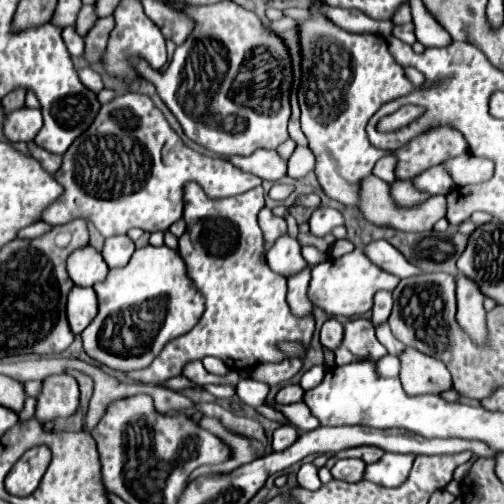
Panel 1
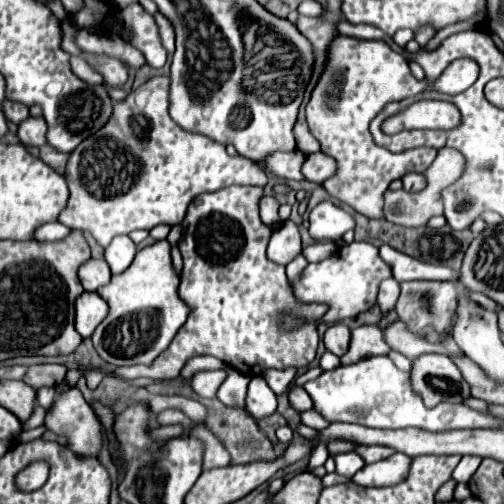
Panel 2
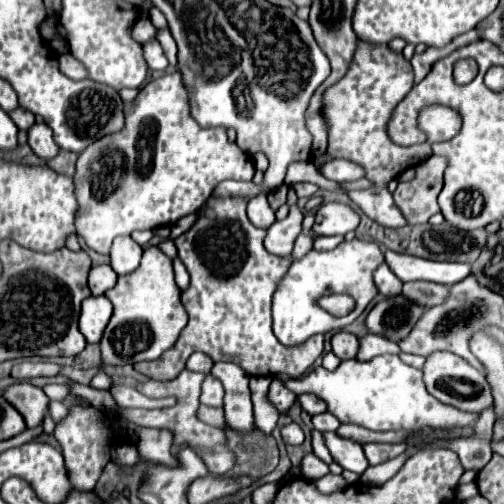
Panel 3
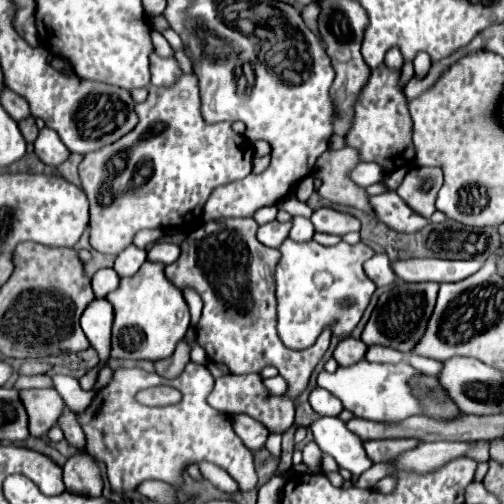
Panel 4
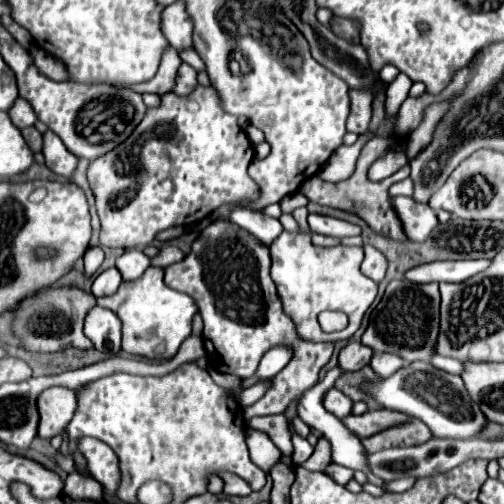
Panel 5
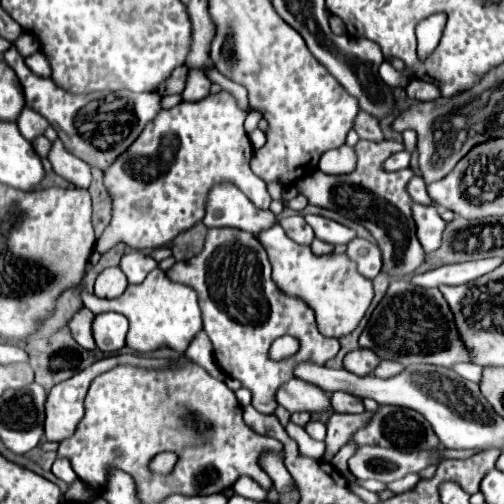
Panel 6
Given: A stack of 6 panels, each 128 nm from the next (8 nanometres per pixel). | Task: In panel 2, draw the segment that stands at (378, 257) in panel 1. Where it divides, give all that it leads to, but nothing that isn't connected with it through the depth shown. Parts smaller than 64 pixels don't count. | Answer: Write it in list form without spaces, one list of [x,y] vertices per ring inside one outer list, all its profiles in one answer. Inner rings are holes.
[[[388,244],[380,246],[380,256],[392,268],[392,276],[398,282],[406,282],[406,280],[440,280],[442,282],[442,280],[458,280],[460,278],[458,270],[416,260],[412,256],[406,256],[406,254],[390,248]]]

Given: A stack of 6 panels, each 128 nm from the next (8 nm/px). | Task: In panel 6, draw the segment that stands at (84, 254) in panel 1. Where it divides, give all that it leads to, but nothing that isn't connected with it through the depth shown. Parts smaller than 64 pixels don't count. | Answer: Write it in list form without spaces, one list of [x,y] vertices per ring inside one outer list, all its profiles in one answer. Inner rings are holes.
[[[106,268],[94,286],[94,294],[98,298],[118,298],[128,288],[128,280],[120,268]]]

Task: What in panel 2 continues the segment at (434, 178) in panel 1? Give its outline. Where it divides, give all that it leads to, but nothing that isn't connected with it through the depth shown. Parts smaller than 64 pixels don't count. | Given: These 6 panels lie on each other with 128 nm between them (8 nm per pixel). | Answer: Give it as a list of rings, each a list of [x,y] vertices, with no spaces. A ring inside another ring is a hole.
[[[408,172],[404,178],[404,190],[410,190],[410,192],[416,192],[416,190],[422,190],[424,188],[424,176],[418,174],[418,172]]]

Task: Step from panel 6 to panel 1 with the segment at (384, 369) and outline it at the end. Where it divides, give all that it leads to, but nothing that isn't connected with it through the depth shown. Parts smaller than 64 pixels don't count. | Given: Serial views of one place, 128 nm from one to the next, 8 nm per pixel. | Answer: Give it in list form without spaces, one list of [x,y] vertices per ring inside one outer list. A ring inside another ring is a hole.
[[[358,318],[344,326],[344,340],[334,354],[336,354],[336,366],[342,366],[356,360],[380,360],[388,352],[376,340],[374,324],[370,320]]]

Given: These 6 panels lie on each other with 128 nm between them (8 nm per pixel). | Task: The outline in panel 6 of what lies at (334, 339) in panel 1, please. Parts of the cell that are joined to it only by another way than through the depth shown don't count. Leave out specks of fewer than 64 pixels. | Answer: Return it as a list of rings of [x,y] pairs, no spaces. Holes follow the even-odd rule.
[[[352,350],[344,356],[344,368],[356,376],[368,376],[376,368],[376,354],[372,350]]]

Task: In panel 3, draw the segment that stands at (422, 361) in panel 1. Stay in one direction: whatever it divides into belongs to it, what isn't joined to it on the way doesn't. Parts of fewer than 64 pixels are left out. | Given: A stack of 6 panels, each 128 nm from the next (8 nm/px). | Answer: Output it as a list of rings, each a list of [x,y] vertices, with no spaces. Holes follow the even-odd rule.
[[[434,352],[432,356],[428,356],[426,366],[424,366],[422,372],[426,372],[424,382],[426,382],[428,392],[434,398],[438,398],[442,404],[450,404],[450,406],[456,406],[458,410],[476,412],[476,414],[480,414],[482,410],[486,410],[486,408],[490,408],[494,404],[492,386],[488,384],[486,374],[476,370],[464,358],[460,358],[460,356],[452,354],[452,352]]]

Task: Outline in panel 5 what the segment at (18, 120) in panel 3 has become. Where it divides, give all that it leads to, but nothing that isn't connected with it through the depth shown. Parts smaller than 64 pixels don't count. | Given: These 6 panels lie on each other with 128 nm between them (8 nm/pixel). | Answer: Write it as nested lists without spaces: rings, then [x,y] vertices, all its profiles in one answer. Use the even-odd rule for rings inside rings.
[[[34,126],[22,130],[22,136],[24,136],[26,144],[32,148],[32,152],[42,152],[42,134]]]

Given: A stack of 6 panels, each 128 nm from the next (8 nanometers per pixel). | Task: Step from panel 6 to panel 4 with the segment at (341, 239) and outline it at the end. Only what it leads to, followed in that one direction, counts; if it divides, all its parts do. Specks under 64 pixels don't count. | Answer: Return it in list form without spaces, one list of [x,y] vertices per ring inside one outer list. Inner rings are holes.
[[[320,208],[320,210],[316,210],[310,220],[312,220],[316,232],[344,236],[348,232],[358,232],[360,230],[360,222],[354,216],[336,212],[332,208]]]

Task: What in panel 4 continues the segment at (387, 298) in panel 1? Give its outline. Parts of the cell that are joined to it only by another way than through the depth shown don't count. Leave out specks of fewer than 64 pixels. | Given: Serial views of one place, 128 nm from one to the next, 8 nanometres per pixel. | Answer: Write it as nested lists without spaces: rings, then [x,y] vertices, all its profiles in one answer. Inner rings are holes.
[[[376,252],[370,260],[364,262],[364,272],[368,274],[368,278],[374,280],[376,286],[386,286],[396,280],[396,274],[390,268],[388,256],[382,252]]]

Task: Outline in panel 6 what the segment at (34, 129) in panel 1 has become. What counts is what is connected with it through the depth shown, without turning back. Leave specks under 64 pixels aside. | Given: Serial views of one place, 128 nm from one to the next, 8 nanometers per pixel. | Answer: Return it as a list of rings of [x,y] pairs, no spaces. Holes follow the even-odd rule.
[[[56,140],[52,144],[52,150],[48,154],[48,160],[52,162],[52,168],[58,176],[62,176],[64,180],[72,182],[78,188],[88,188],[92,182],[92,172],[90,166],[84,164],[80,158],[72,156],[60,140]]]

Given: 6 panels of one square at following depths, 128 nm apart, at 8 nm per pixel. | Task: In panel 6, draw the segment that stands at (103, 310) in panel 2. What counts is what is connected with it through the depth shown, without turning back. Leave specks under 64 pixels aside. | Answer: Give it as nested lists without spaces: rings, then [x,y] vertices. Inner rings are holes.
[[[106,312],[94,318],[92,334],[94,334],[96,346],[102,352],[118,352],[120,348],[124,348],[126,332],[128,332],[128,320],[122,314]]]

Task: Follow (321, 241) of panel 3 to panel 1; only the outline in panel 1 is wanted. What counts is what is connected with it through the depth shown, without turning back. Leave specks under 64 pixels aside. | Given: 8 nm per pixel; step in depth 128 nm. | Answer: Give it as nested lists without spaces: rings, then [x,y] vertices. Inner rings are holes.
[[[302,246],[302,256],[308,262],[308,266],[316,266],[328,258],[328,254],[320,252],[316,246]]]

